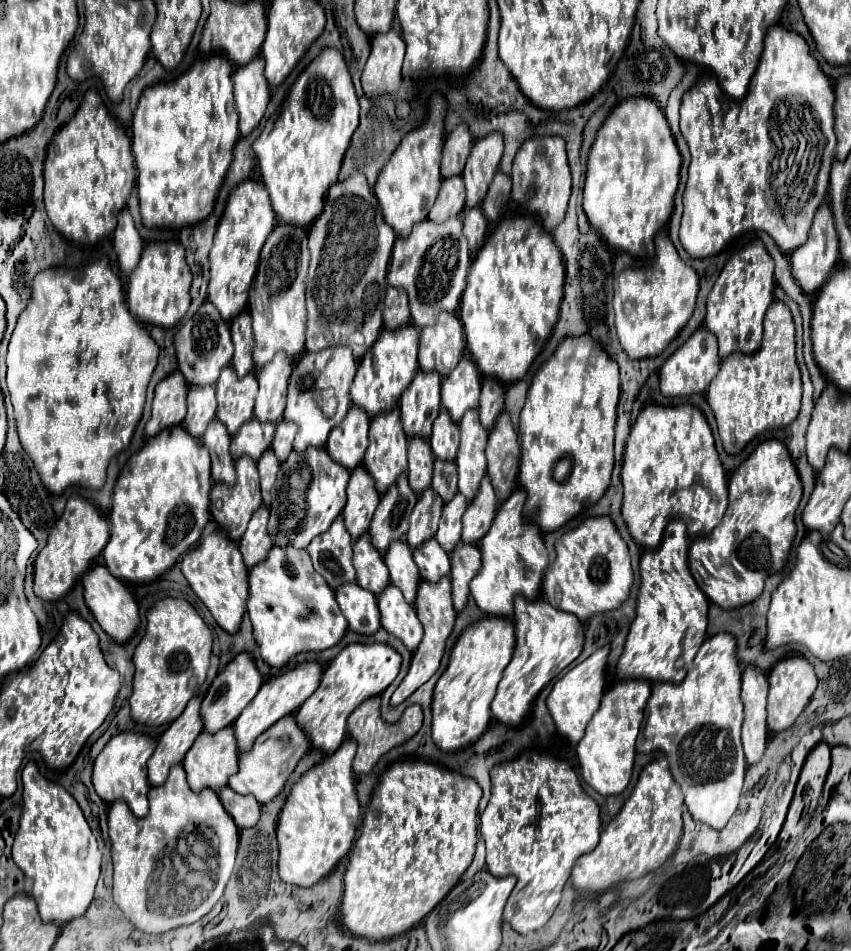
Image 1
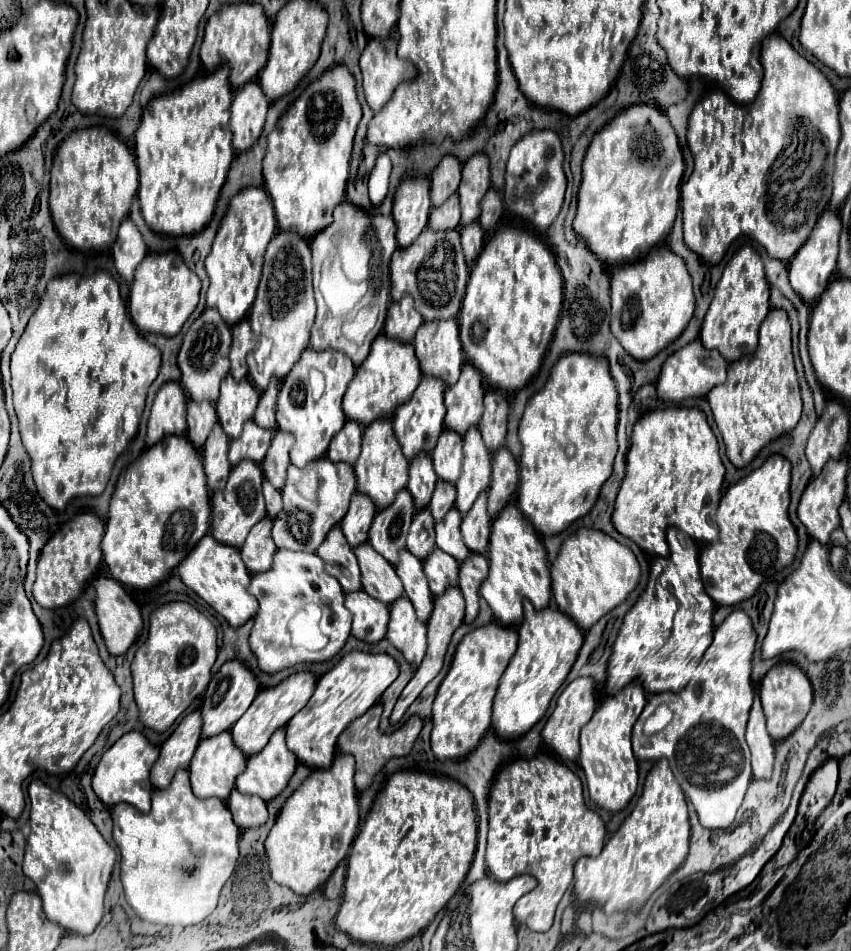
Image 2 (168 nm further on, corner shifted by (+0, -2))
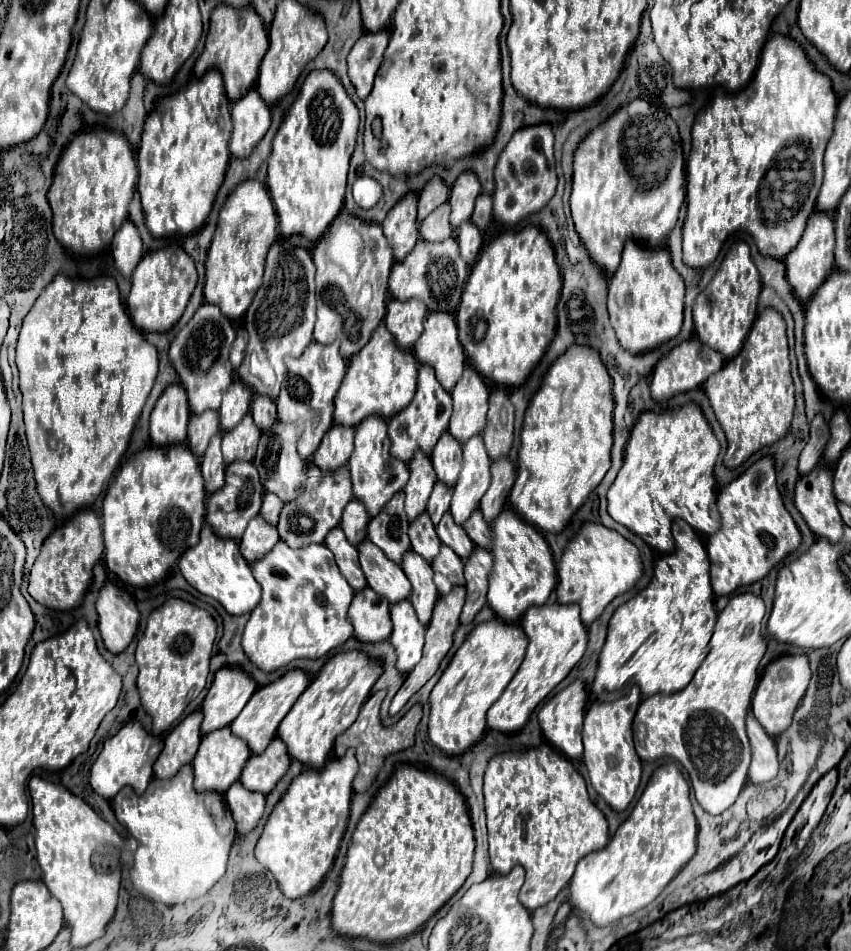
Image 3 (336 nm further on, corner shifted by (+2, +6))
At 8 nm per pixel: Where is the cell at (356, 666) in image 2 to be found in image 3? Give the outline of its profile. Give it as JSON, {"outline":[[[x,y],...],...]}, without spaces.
{"outline":[[[342,651],[330,657],[278,727],[278,737],[286,743],[290,757],[304,765],[316,765],[310,769],[322,769],[332,753],[334,739],[356,721],[362,703],[370,697],[370,689],[382,673],[384,661],[364,651]]]}

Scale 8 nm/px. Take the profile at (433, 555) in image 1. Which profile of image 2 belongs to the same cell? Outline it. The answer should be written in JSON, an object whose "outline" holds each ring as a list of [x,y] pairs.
{"outline":[[[438,547],[432,551],[432,555],[424,561],[424,573],[434,595],[442,595],[448,587],[458,587],[458,567],[460,563],[452,555]]]}

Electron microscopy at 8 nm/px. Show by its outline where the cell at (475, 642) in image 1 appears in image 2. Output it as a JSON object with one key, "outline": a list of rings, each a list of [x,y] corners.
{"outline":[[[488,623],[470,631],[458,645],[452,667],[442,681],[434,709],[430,745],[440,761],[464,759],[480,739],[488,733],[492,721],[492,701],[498,691],[500,677],[518,649],[518,631],[500,623]]]}

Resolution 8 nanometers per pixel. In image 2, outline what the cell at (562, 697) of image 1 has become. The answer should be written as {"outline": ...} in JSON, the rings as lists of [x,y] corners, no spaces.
{"outline":[[[576,679],[558,697],[556,707],[554,707],[552,715],[548,717],[548,721],[546,721],[544,729],[540,731],[540,735],[564,761],[576,761],[578,755],[580,755],[580,731],[590,721],[594,711],[596,711],[594,681],[592,679]]]}

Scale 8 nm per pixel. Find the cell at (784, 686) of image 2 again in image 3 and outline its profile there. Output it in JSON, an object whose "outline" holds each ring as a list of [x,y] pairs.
{"outline":[[[784,655],[766,665],[752,697],[752,711],[770,737],[784,733],[790,727],[794,711],[802,703],[804,693],[808,689],[808,681],[810,681],[810,667],[806,655]]]}

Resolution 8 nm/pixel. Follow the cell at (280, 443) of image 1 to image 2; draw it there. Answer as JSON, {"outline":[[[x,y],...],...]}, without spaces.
{"outline":[[[276,431],[272,445],[262,461],[262,473],[264,477],[278,489],[286,485],[286,469],[290,465],[290,447],[294,445],[294,437],[286,431]]]}

